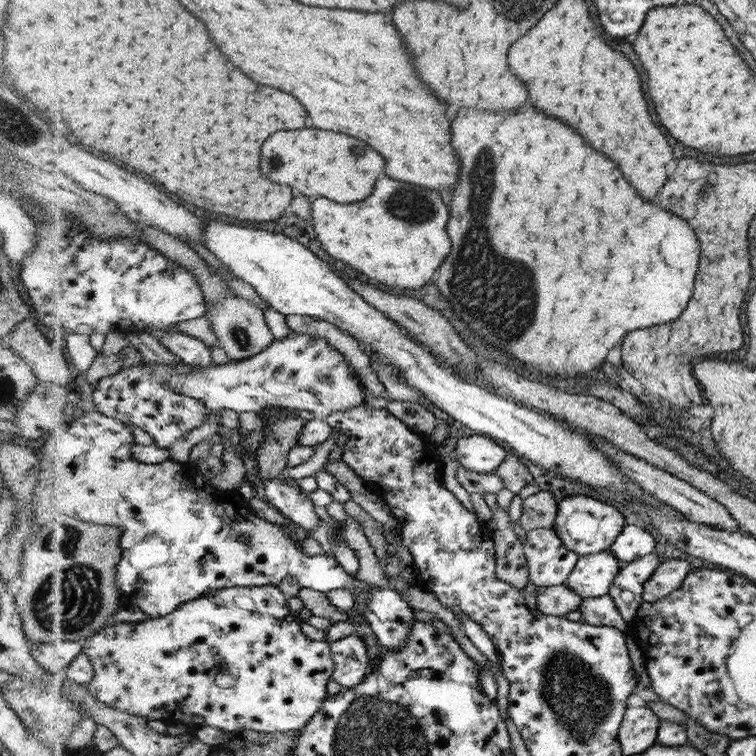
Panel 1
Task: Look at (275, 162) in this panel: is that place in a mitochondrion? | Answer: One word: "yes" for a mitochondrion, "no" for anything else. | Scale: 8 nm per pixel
yes

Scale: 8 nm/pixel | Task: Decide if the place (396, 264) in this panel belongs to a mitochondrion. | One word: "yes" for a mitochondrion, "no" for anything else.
no

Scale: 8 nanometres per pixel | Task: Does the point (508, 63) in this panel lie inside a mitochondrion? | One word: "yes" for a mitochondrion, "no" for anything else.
no

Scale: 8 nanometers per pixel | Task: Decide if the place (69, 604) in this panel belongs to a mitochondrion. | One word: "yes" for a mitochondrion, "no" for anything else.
yes

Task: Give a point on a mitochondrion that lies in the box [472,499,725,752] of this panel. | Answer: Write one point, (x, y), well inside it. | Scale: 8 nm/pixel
(585, 697)

